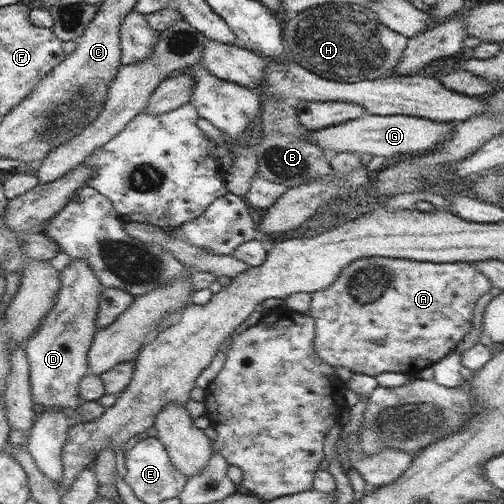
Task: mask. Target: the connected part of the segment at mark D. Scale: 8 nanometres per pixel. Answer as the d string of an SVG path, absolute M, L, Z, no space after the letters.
M72 258L70 264L61 271L60 283L58 301L47 312L34 334L26 339L26 358L30 368L32 398L37 409L60 406L76 411L83 403L78 393L81 381L90 375L88 349L98 331L96 308L100 307L103 287L88 262L80 258Z

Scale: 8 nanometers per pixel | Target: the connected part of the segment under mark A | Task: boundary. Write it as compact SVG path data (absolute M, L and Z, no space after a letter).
M383 256L356 259L345 269L342 269L342 274L338 275L336 282L326 287L323 291L316 291L311 294L311 305L308 313L315 320L316 324L316 337L314 337L316 354L318 354L325 363L330 364L330 366L334 368L343 366L353 372L368 374L368 376L372 377L376 377L381 372L401 372L417 375L424 367L432 366L436 361L442 359L442 357L451 351L454 351L456 346L462 342L462 338L464 338L473 327L472 316L478 298L490 292L490 288L492 287L491 282L474 263L460 261L453 263L420 262L405 258L388 258Z

